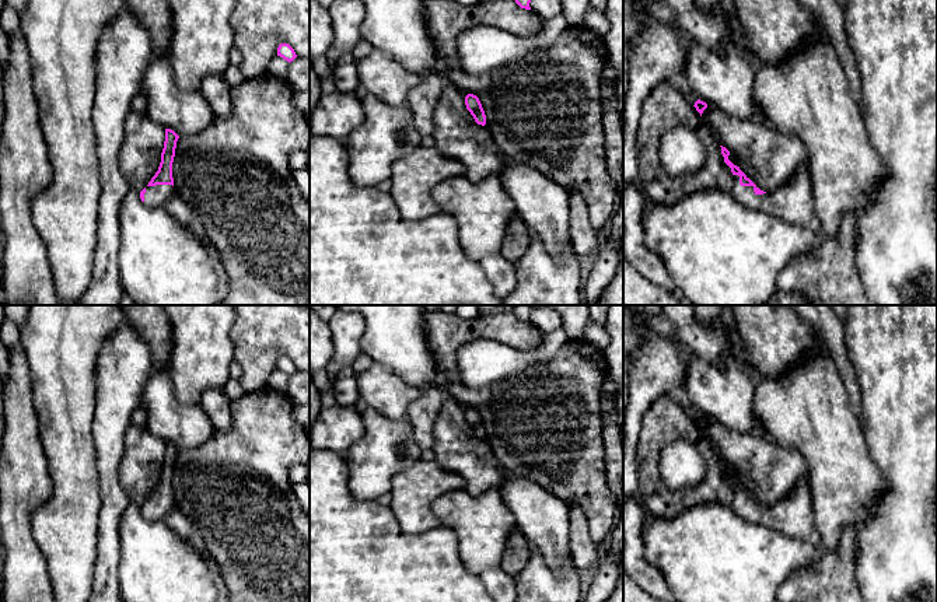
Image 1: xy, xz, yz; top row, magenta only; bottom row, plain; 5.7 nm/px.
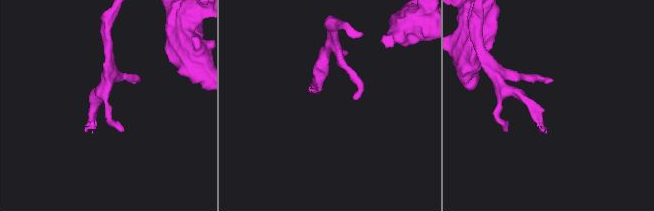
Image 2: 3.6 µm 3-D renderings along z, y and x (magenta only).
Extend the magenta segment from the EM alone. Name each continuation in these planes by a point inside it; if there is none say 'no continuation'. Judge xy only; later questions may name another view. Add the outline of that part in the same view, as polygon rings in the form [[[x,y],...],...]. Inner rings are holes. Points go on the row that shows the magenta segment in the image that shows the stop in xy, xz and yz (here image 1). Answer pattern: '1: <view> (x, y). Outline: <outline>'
1: xy (156, 196). Outline: [[[172,185],[147,186],[144,193],[144,204],[150,207],[164,207],[167,199],[174,193],[175,188]]]

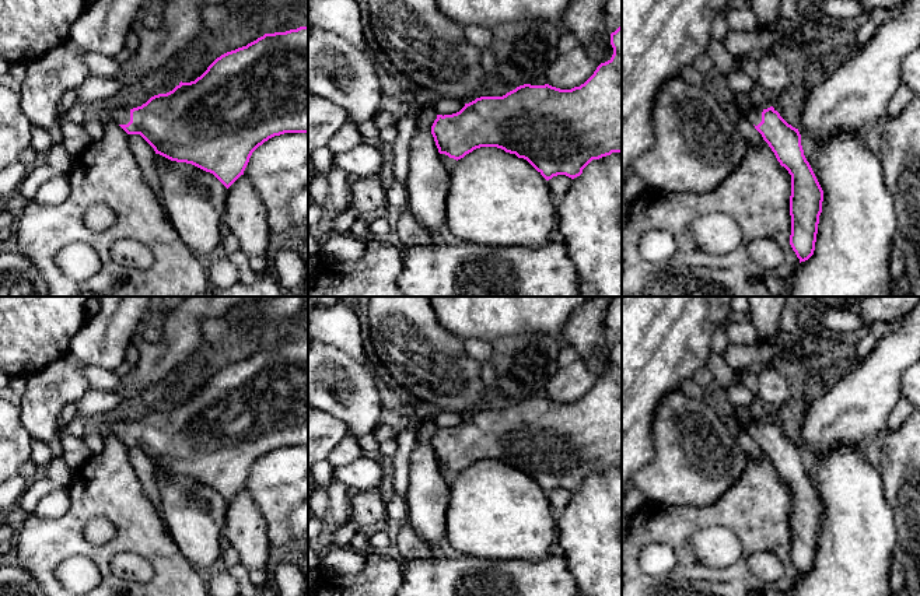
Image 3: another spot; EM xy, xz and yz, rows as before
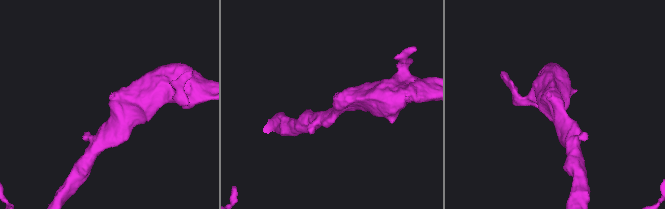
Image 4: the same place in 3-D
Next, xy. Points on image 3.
1: xy (121, 115). Outline: [[[113,108],[111,111],[111,118],[118,125],[127,125],[130,122],[130,109],[129,108]]]

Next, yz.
1: yz (754, 115). Outline: [[[752,105],[751,109],[746,112],[745,119],[749,123],[758,126],[762,122],[762,112],[763,112],[763,109],[759,109]]]

